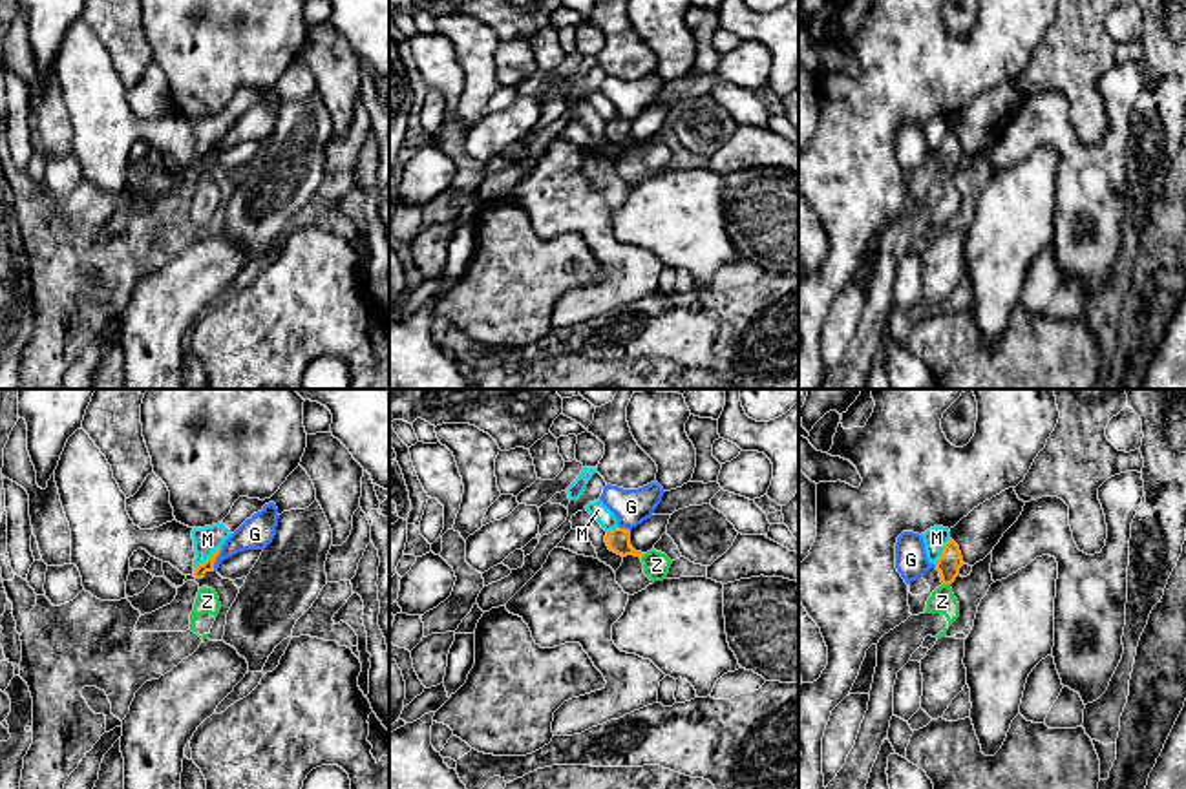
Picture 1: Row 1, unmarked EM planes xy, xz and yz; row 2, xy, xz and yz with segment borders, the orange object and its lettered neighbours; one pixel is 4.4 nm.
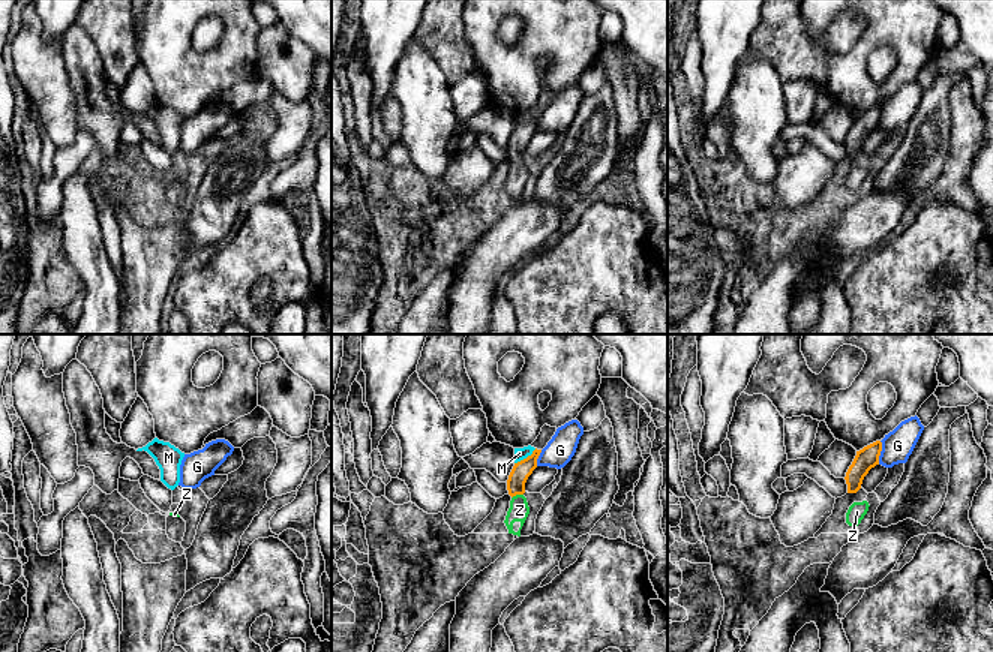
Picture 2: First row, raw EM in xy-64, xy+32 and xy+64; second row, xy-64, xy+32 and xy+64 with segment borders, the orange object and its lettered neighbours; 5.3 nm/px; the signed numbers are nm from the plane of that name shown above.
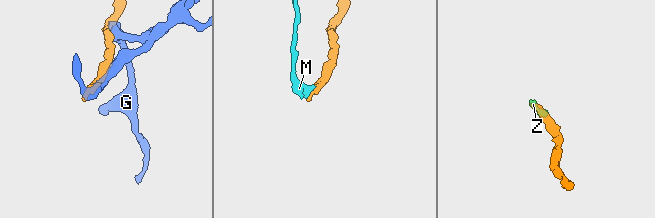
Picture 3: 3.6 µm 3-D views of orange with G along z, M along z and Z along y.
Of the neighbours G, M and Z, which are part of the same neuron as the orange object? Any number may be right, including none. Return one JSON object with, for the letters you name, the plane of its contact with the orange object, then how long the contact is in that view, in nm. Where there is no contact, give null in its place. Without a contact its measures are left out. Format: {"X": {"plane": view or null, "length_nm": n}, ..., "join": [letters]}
{"Z": {"plane": "yz", "length_nm": 30}, "join": ["Z"]}

